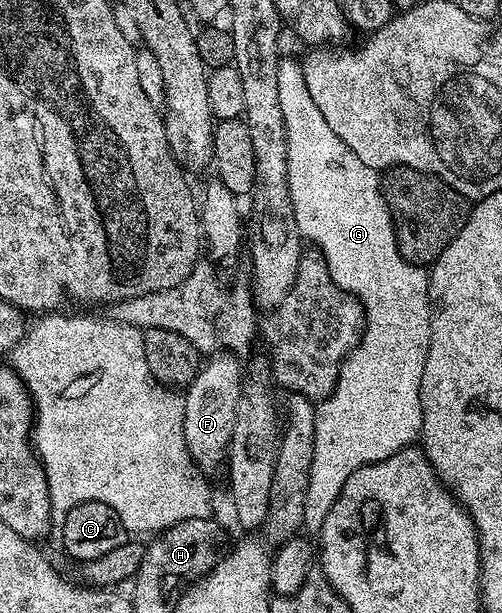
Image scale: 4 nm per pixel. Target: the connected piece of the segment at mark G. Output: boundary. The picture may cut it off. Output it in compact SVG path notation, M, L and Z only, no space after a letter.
M283 59L278 65L276 82L278 83L278 94L280 96L280 114L284 116L284 130L286 131L288 190L290 191L290 201L294 207L294 222L298 225L299 237L303 241L309 242L311 240L315 244L311 245L317 249L322 261L326 263L326 269L334 285L336 285L339 292L353 296L362 305L362 311L364 313L364 327L361 340L354 345L352 351L342 361L338 369L338 381L332 390L332 394L328 399L321 401L316 408L318 417L316 418L316 426L314 427L314 457L312 458L312 466L310 467L310 485L304 498L304 516L302 518L302 528L305 531L310 531L310 534L316 534L321 530L328 510L332 510L332 506L336 502L336 498L340 494L344 482L348 482L348 478L353 472L369 464L380 462L384 458L396 454L401 448L411 447L421 437L422 403L420 402L420 382L424 378L424 366L426 365L428 346L430 345L432 293L427 269L416 264L410 264L400 254L398 239L394 233L394 223L390 217L390 207L386 204L384 188L381 183L378 185L379 173L373 168L364 166L364 162L360 162L360 158L356 158L356 154L352 154L352 150L348 150L348 146L344 146L344 142L340 142L340 138L336 138L336 134L332 134L332 126L328 126L328 122L324 122L324 114L320 114L316 102L312 102L312 94L308 94L301 63L297 59L295 61Z

